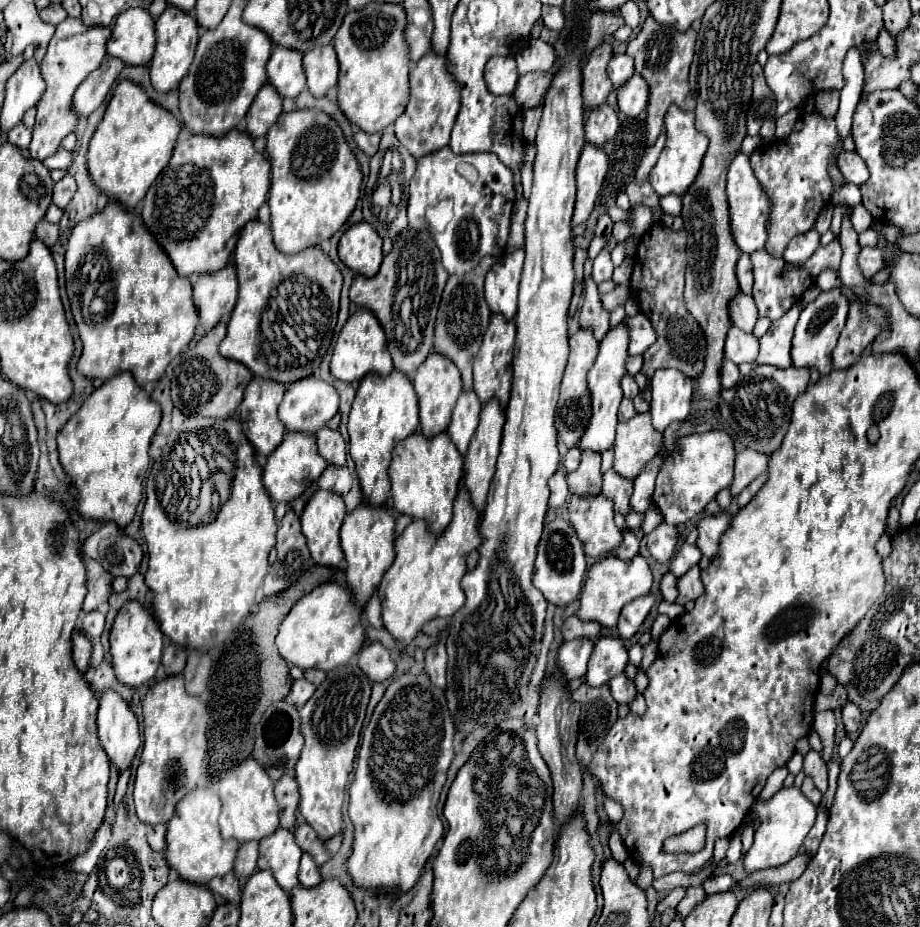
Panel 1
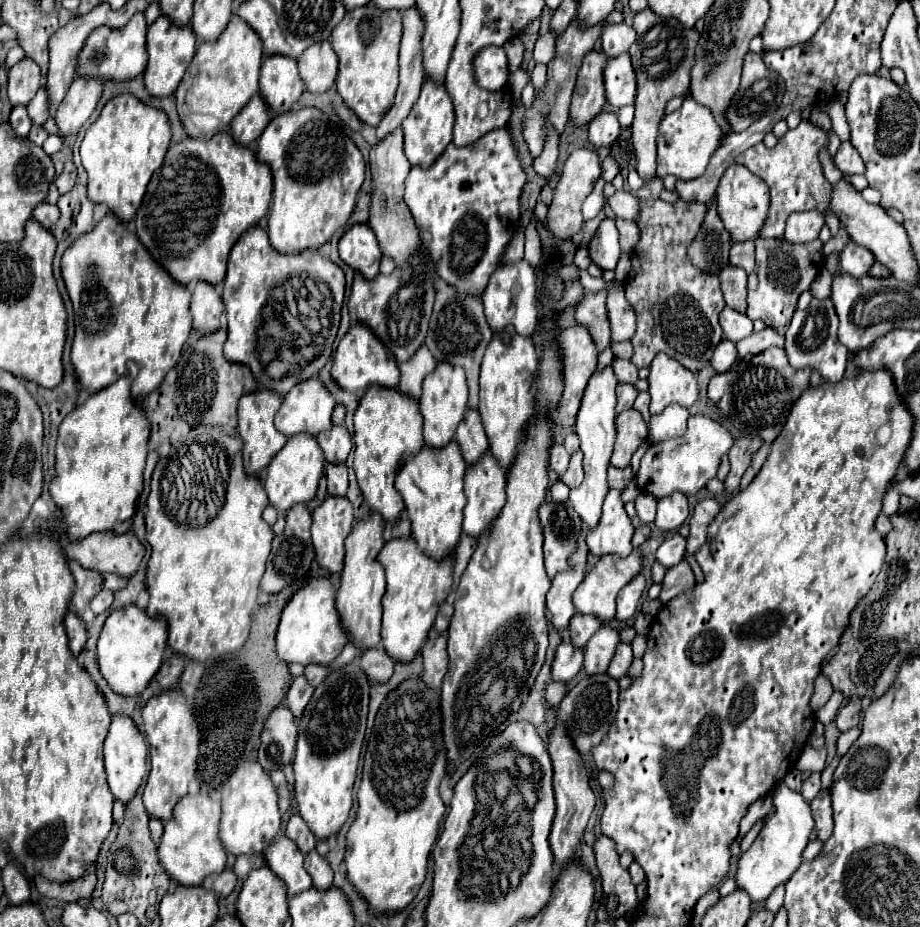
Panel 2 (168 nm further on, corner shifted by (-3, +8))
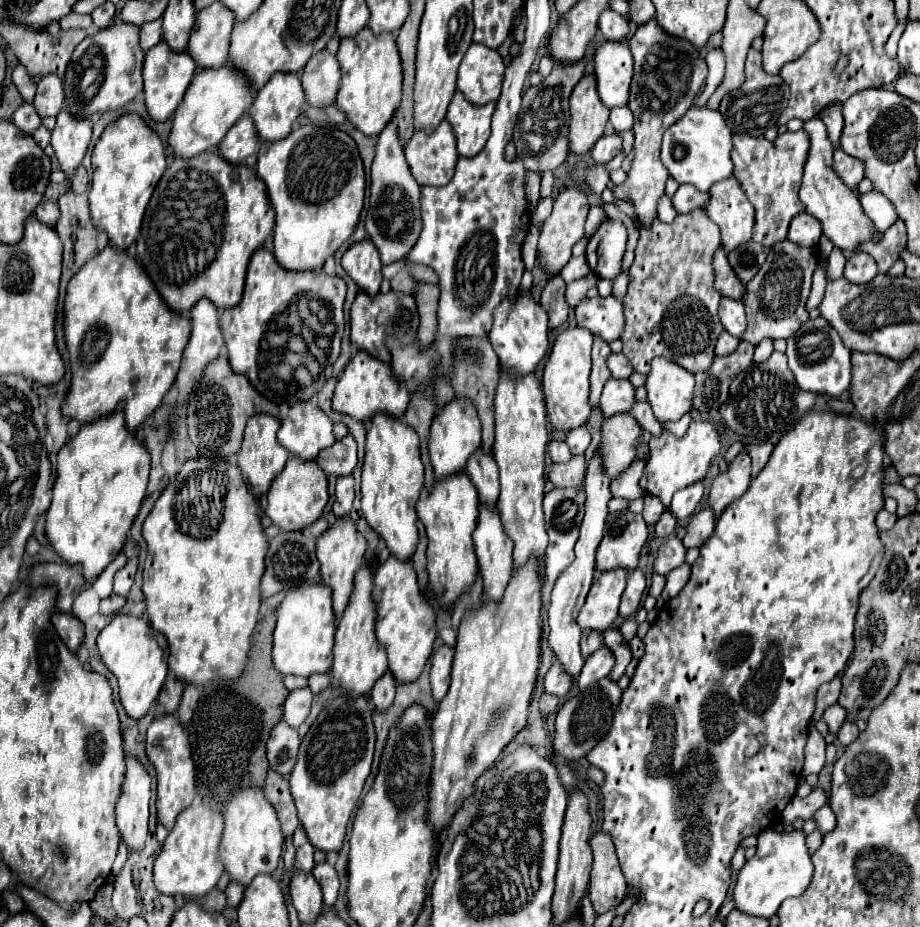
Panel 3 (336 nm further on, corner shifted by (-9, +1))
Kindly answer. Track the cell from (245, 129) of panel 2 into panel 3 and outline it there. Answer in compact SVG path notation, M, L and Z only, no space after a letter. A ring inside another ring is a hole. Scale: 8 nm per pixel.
M249 114L241 116L241 120L233 124L233 128L225 134L225 138L219 144L221 156L233 164L245 162L245 158L255 154L257 148L259 148L259 136Z

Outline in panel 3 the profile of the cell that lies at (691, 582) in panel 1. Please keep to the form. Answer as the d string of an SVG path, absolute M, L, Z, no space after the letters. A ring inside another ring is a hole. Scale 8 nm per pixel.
M681 564L673 572L669 572L667 574L667 586L665 586L661 598L667 602L673 596L677 596L681 592L681 588L685 588L685 584L689 582L689 576L691 576L691 566L689 564Z

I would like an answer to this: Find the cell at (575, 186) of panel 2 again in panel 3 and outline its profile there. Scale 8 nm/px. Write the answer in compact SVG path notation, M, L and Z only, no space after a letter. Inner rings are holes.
M571 186L567 190L561 190L551 216L541 226L541 238L539 238L539 254L541 254L541 266L547 274L555 276L559 270L569 262L573 246L583 238L585 234L585 220L589 212L589 192L583 186Z

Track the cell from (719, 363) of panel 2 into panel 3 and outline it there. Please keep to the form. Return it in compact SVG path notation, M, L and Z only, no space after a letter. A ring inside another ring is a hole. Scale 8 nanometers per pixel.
M723 332L723 334L719 336L719 340L717 340L715 354L717 354L717 356L727 356L729 352L733 352L733 350L737 348L737 344L739 344L739 340L737 340L737 338L733 338L731 334Z

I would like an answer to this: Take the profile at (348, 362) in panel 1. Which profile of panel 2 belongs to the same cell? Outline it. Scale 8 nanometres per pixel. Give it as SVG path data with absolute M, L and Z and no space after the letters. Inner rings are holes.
M355 323L341 339L333 357L331 377L341 389L353 393L361 393L371 385L379 385L385 389L397 389L399 385L399 369L395 357L391 357L391 353L387 353L387 349L383 349L383 345L379 345L379 341L375 341L375 337L371 337L371 333L367 333L367 329L363 329L363 325L359 323Z

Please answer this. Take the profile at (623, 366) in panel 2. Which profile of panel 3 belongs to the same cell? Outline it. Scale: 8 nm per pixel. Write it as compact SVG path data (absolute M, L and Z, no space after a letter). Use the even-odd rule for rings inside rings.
M613 354L609 356L609 370L611 370L611 376L613 378L629 378L635 370L633 366L629 364L629 360L623 356L623 354Z

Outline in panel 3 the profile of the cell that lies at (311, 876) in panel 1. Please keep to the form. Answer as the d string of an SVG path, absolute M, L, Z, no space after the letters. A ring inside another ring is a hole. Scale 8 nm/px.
M323 862L323 864L315 864L313 872L315 880L321 884L323 888L323 904L325 906L333 906L335 900L337 900L337 894L339 894L339 878L337 878L337 870Z

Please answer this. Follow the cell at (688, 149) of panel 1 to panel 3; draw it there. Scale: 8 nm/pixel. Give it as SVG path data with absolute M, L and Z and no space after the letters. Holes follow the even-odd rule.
M691 106L683 118L665 130L661 162L679 184L693 184L697 190L707 192L715 182L731 176L731 148L731 132L723 116L717 110Z

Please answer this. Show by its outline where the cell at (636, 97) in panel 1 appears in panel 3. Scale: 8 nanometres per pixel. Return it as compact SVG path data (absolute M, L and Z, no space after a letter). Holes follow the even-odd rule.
M603 42L595 52L599 98L607 108L627 106L633 80L633 58L627 42Z

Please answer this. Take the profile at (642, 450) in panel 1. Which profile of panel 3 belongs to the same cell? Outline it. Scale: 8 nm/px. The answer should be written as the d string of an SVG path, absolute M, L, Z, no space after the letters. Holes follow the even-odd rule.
M619 414L607 418L601 428L601 456L611 478L629 468L635 460L635 450L643 440L643 430L631 414Z

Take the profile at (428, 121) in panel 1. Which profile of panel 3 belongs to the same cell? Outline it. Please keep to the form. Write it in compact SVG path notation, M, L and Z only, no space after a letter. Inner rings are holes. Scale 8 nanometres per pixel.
M441 120L433 132L417 130L405 146L405 158L419 186L445 186L459 158L451 124Z

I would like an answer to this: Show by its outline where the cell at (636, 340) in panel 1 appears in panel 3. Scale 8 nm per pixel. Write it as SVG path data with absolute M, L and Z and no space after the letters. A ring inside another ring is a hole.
M613 294L607 298L601 298L601 296L587 298L575 308L575 316L581 328L587 328L593 334L599 334L607 342L619 340L621 328L625 328L623 302Z

